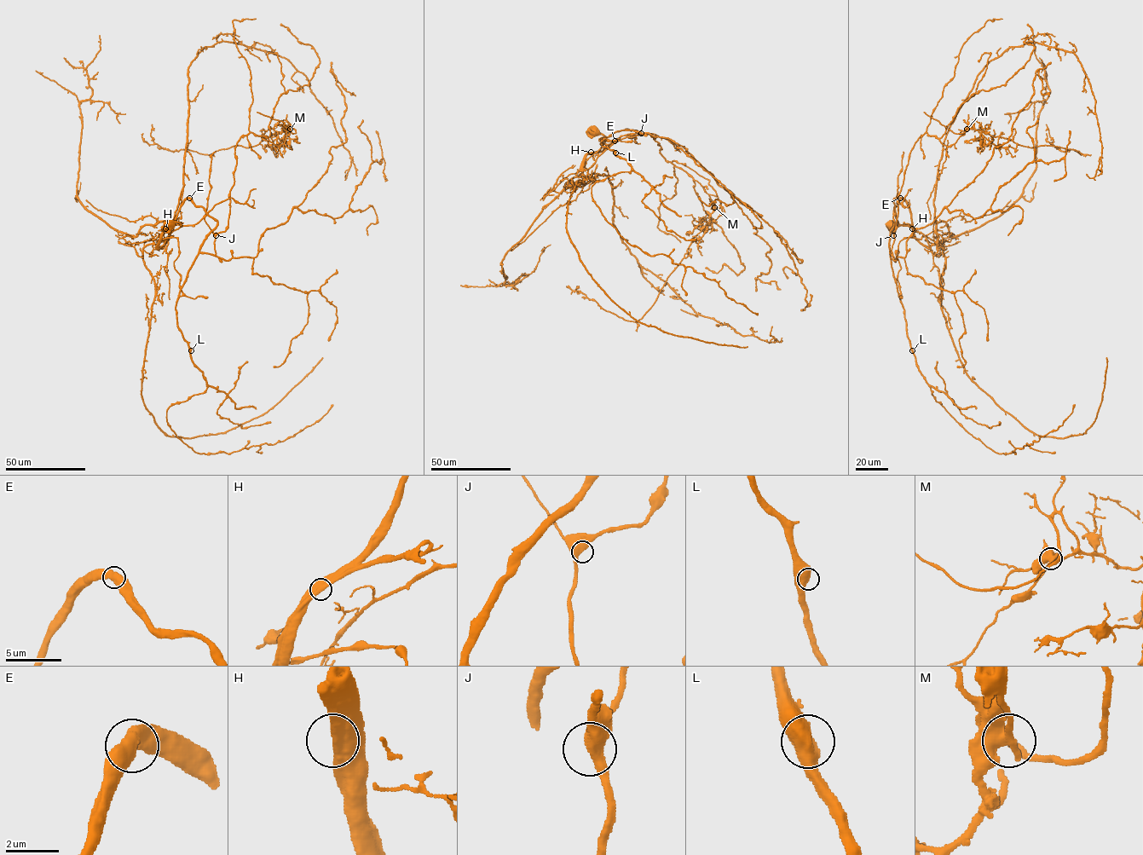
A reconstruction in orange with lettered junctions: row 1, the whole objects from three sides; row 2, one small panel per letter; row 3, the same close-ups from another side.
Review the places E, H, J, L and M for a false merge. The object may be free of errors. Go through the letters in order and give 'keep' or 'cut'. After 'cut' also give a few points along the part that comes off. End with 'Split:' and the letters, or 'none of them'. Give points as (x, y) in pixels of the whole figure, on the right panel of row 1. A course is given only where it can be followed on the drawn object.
E: keep
H: keep
J: keep
L: keep
M: cut; course (966, 129), (980, 130), (1023, 146), (1059, 146), (1081, 154), (1073, 149), (1063, 152), (1053, 145), (1046, 124)
Split: M

